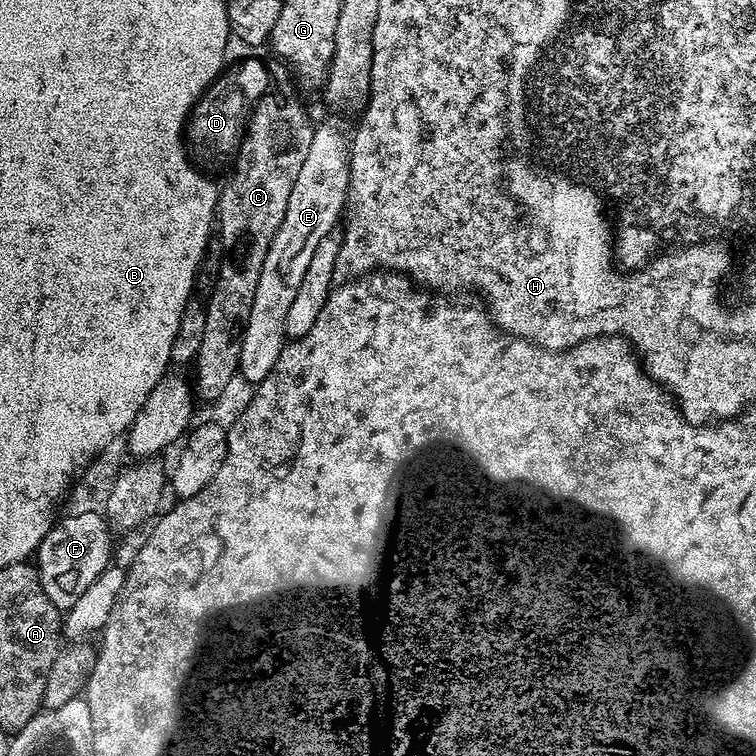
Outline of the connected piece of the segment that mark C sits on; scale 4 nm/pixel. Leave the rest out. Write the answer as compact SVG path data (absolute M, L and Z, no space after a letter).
M269 90L260 101L254 106L252 115L244 129L244 136L241 138L239 152L234 157L236 169L232 172L232 177L228 180L228 185L222 188L216 202L216 224L218 225L218 241L221 244L221 272L218 274L218 282L214 286L212 293L206 301L206 330L202 334L202 346L198 346L198 354L194 361L196 368L196 380L194 379L194 396L197 401L216 400L232 384L232 379L237 379L240 371L240 343L244 337L244 323L248 320L250 310L254 306L254 290L258 290L258 274L262 274L262 262L266 262L266 250L270 250L270 242L274 242L274 234L278 234L278 226L282 226L282 218L286 218L286 206L290 203L290 194L294 191L294 182L298 179L298 174L302 171L302 166L306 163L306 154L310 151L312 141L312 130L314 120L308 117L308 112L292 96L287 96L284 92Z

